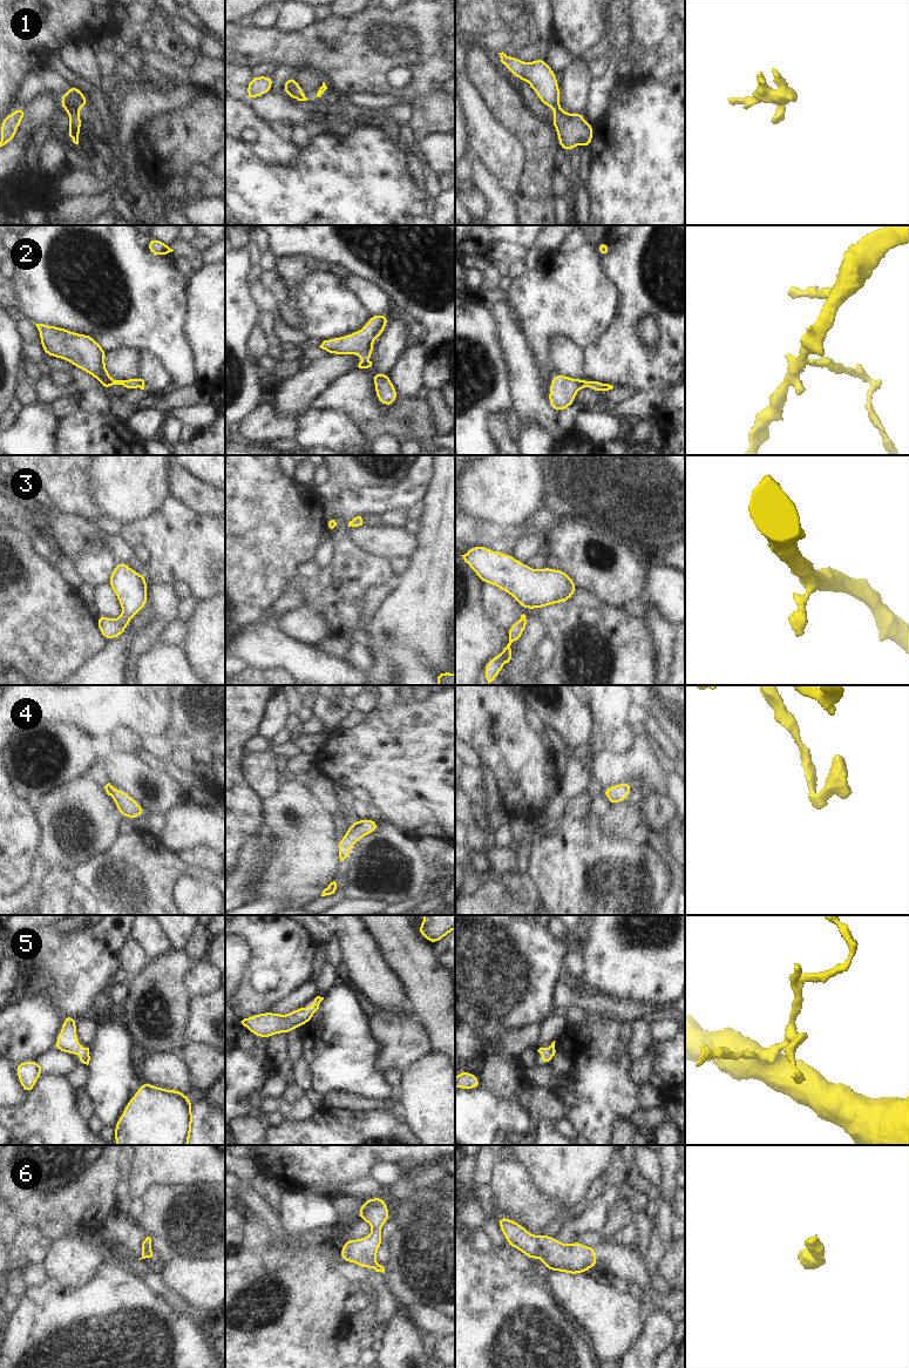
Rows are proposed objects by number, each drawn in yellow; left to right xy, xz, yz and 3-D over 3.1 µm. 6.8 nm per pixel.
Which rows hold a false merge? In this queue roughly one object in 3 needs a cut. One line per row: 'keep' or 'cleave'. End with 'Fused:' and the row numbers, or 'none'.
1: keep
2: keep
3: keep
4: keep
5: keep
6: keep
Fused: none

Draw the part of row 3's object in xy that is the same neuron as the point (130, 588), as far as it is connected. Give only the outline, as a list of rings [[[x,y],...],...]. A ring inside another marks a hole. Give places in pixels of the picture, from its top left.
[[[117,562],[108,584],[121,604],[122,615],[116,619],[99,615],[96,623],[102,636],[107,641],[111,641],[121,636],[128,628],[130,619],[147,605],[148,583],[145,576],[133,570],[128,563]]]

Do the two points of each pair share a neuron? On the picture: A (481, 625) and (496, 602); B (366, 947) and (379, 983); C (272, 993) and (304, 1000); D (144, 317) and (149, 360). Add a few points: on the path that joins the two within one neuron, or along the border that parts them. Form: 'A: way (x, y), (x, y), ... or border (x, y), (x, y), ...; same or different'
A: border (481, 588), (482, 610), (496, 624), (507, 630); different
B: way (366, 956), (366, 962), (372, 974); same
C: border (312, 980), (285, 999), (275, 1011); different
D: border (143, 350), (154, 352), (168, 370); different

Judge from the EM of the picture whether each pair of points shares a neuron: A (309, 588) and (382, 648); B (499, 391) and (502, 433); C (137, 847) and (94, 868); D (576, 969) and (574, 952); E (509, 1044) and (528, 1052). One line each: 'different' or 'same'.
A: different
B: different
C: same
D: same
E: different

